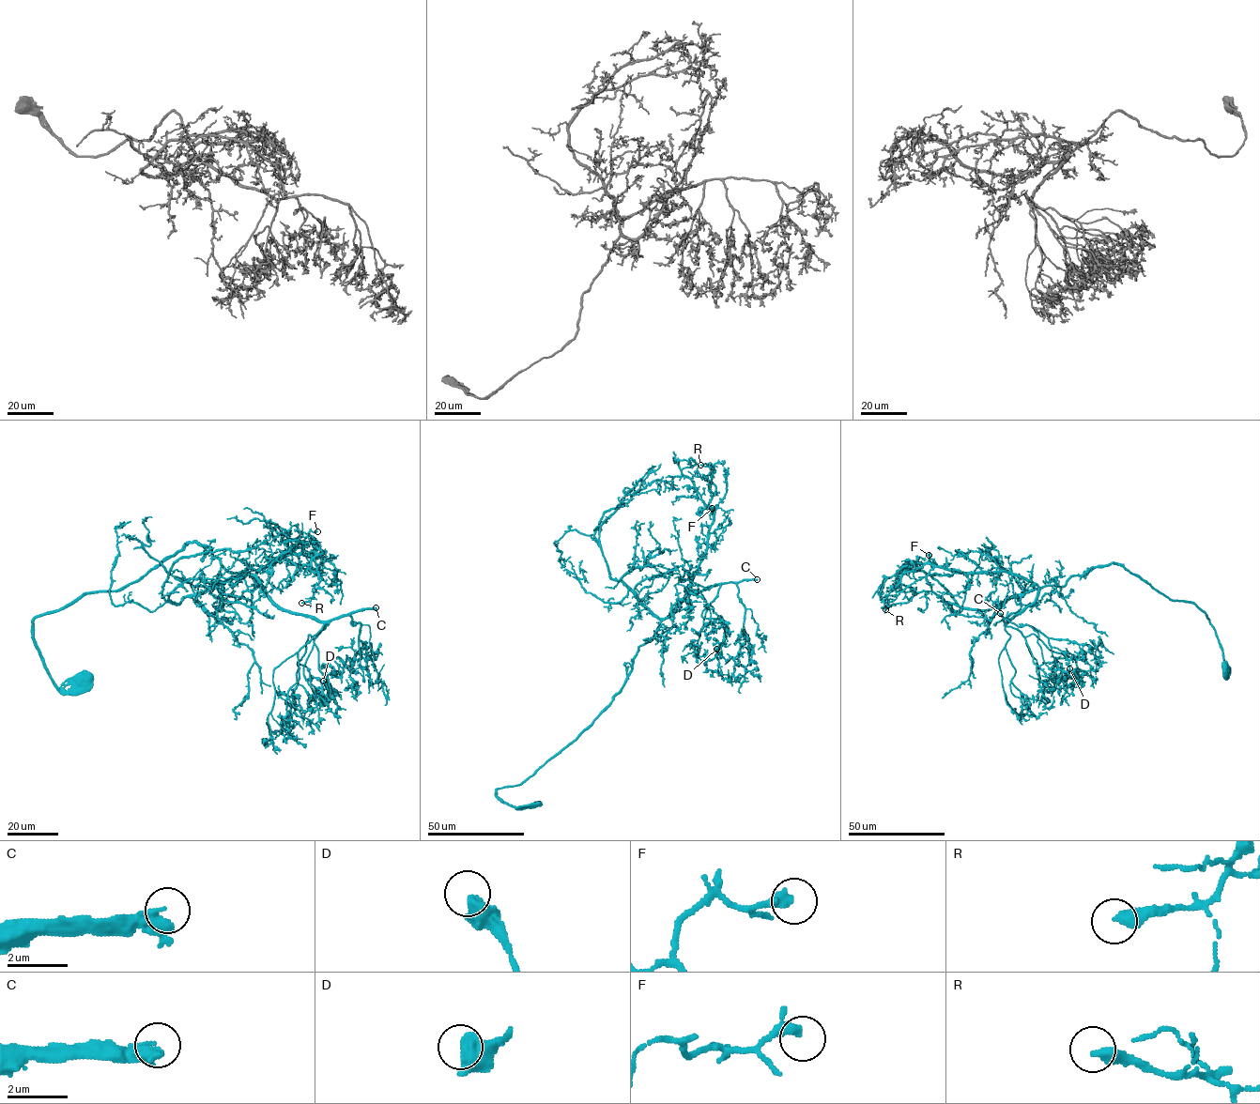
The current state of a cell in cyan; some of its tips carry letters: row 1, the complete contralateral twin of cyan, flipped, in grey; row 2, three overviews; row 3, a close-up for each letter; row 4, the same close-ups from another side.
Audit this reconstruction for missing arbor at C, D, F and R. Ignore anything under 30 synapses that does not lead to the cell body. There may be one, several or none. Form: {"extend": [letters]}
{"extend": ["C"]}

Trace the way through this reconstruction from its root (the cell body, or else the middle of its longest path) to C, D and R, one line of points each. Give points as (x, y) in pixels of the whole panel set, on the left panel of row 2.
C: (84, 678), (57, 687), (33, 620), (120, 590), (189, 542), (249, 572), (285, 611), (330, 621), (376, 607)
D: (84, 678), (57, 687), (33, 620), (195, 542), (284, 611), (328, 621), (314, 642), (335, 692), (323, 681)
R: (84, 678), (57, 687), (33, 620), (120, 590), (189, 542), (253, 574), (315, 543), (319, 583), (301, 603)

